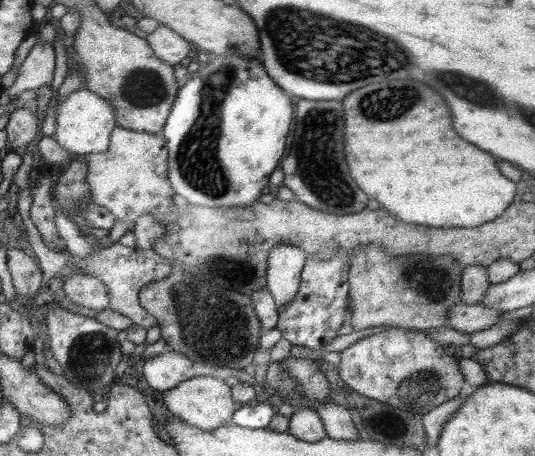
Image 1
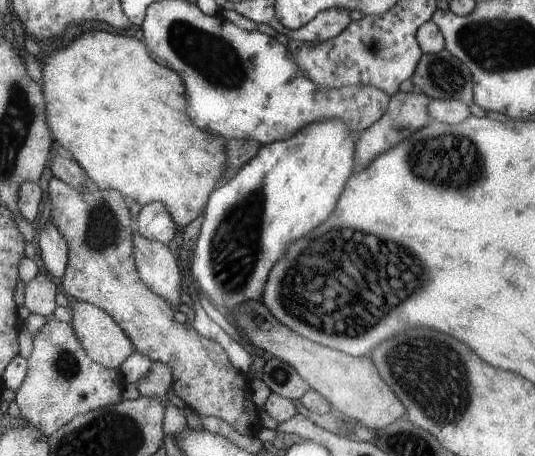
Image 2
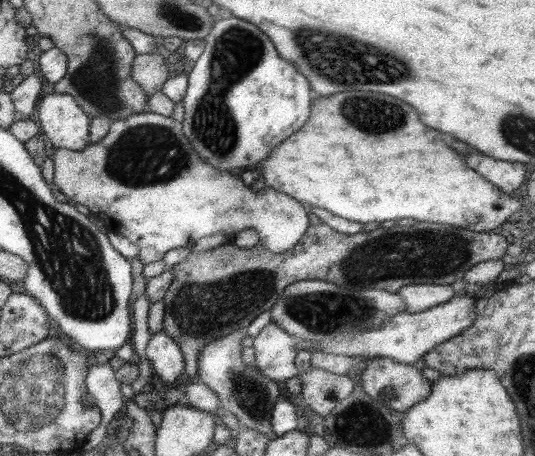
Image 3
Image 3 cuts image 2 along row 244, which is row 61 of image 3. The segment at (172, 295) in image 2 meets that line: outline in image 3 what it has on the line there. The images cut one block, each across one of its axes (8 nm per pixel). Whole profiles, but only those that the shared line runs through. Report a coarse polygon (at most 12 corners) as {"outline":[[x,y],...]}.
{"outline":[[158,53],[137,54],[132,76],[148,98],[171,78]]}

